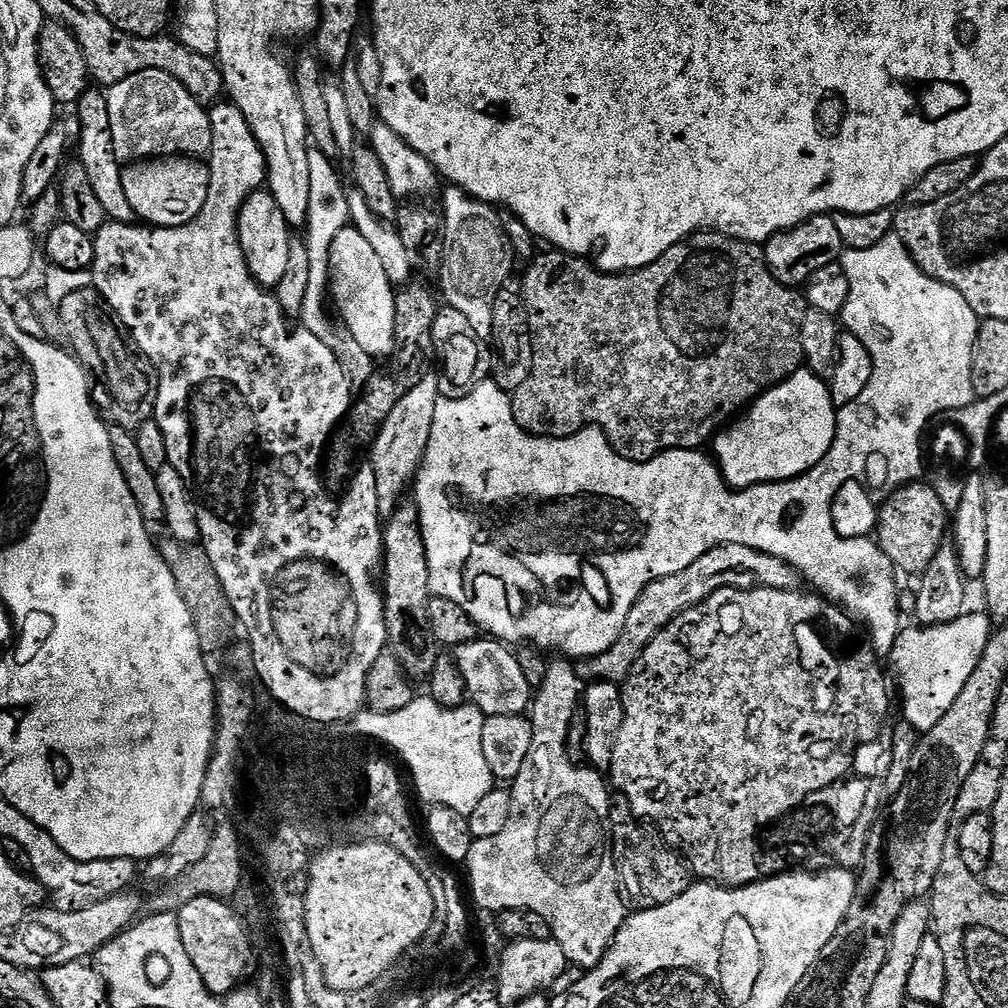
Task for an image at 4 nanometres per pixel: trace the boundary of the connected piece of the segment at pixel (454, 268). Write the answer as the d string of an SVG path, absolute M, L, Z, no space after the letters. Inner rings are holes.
M455 186L443 189L444 208L442 207L442 266L438 273L440 288L444 291L443 303L449 308L458 310L464 315L470 326L474 326L478 338L486 341L492 339L492 323L494 322L494 302L499 292L505 291L507 280L518 261L510 238L504 229L504 216L495 207L483 204L480 200L473 200L464 191Z

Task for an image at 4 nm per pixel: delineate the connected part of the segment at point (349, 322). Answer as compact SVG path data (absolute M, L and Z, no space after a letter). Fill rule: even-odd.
M349 226L334 238L334 246L330 246L330 300L340 311L339 319L354 334L358 346L366 350L374 358L391 357L398 347L396 339L396 292L386 278L386 270L382 270L382 262L378 262L378 254L370 247L370 242L362 238L355 227Z

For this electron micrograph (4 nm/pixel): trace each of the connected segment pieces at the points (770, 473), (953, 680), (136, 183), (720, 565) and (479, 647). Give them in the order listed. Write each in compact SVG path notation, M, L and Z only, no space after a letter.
M801 370L783 380L781 384L773 384L768 391L761 392L752 401L744 414L748 416L741 415L727 431L715 437L714 459L720 471L724 473L724 481L728 483L729 488L739 490L753 488L755 484L773 484L776 480L793 480L795 476L808 472L815 464L822 462L834 442L837 411L832 402L831 387L821 376L815 376L812 372Z
M983 611L971 612L960 616L954 622L905 627L894 642L890 662L896 667L896 680L900 683L900 696L904 699L902 716L920 734L934 730L934 726L942 722L946 710L954 706L954 698L958 698L958 694L962 694L962 686L970 682L970 674L974 674L974 666L978 666L988 645L988 639L992 637L993 621Z
M165 156L129 163L122 171L122 190L126 190L126 199L130 202L130 206L145 225L158 228L177 228L198 218L202 206L206 206L206 198L211 185L212 174L209 165L200 158Z
M737 544L714 546L714 550L706 550L706 554L698 558L698 562L690 562L686 570L678 570L678 574L666 574L666 578L650 582L650 586L646 586L646 590L638 594L638 602L630 610L630 618L626 618L626 626L622 626L622 634L614 642L614 646L597 656L581 659L578 675L584 682L604 681L623 685L632 675L642 650L650 646L653 638L683 612L690 612L698 605L711 601L715 592L720 592L723 588L742 592L752 592L756 588L795 592L801 587L800 580L802 581L801 573L774 554Z
M481 638L455 649L454 657L465 679L467 699L485 717L518 716L529 711L534 700L534 690L527 684L522 667L516 661L516 652L511 647L495 638Z

